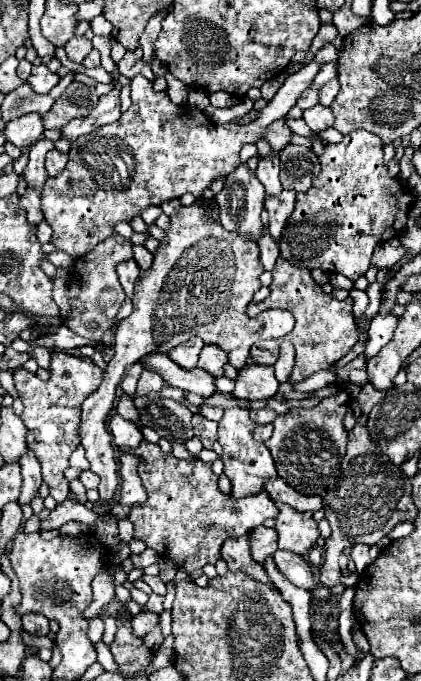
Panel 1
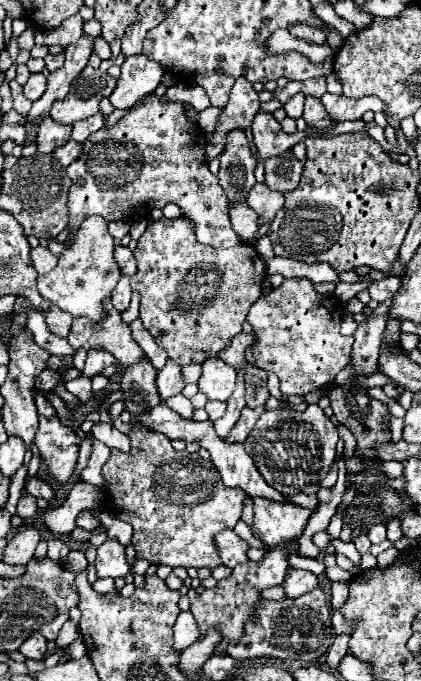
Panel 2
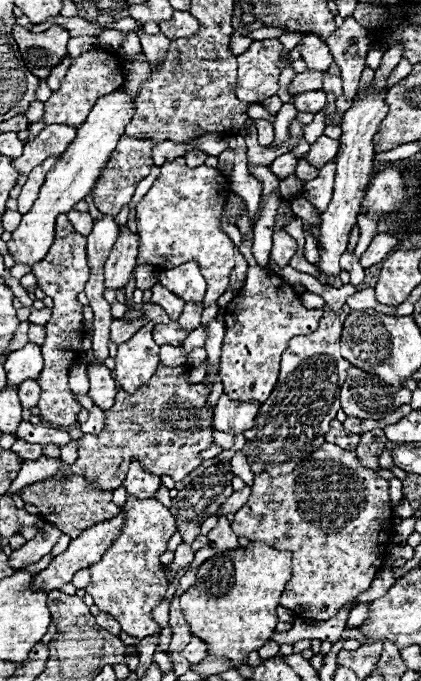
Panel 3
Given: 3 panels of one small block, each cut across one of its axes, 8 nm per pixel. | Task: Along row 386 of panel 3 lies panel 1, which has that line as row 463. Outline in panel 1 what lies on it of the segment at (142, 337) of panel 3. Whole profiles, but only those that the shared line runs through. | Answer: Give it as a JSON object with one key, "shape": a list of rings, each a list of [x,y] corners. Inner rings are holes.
{"shape":[[[122,454],[120,456],[120,476],[122,476],[122,484],[120,484],[120,502],[122,504],[142,504],[146,500],[146,492],[144,486],[140,482],[138,476],[138,464],[140,460],[132,454]]]}

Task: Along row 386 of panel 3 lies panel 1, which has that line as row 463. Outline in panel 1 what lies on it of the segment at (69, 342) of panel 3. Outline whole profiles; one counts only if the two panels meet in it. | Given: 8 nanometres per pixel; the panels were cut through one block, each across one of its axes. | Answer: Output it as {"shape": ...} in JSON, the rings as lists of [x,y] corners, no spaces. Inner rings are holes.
{"shape":[[[52,352],[50,362],[50,380],[42,382],[36,374],[18,368],[14,374],[18,396],[24,404],[24,412],[20,414],[24,426],[28,428],[28,448],[36,452],[42,464],[42,478],[50,488],[50,496],[60,504],[70,488],[64,478],[64,470],[68,468],[68,458],[80,444],[78,424],[80,424],[80,408],[88,394],[92,394],[102,380],[102,370],[92,360],[82,360],[64,352]]]}

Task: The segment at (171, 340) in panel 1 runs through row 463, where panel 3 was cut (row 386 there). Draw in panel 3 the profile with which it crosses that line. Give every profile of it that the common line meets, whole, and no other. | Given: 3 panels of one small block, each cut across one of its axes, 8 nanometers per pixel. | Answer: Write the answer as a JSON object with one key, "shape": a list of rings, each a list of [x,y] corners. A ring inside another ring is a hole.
{"shape":[[[94,360],[94,362],[88,362],[88,364],[86,364],[86,370],[88,370],[88,382],[90,382],[90,392],[88,392],[88,396],[90,396],[90,398],[94,400],[94,404],[100,406],[102,410],[112,408],[118,386],[116,386],[116,380],[112,378],[110,370],[108,370],[104,364],[98,364],[96,360]]]}

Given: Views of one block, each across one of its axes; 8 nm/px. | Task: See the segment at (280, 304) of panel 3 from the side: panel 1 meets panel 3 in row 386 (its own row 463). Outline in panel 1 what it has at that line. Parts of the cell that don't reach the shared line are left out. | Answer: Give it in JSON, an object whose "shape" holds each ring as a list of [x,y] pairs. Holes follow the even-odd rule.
{"shape":[[[226,408],[222,420],[218,422],[218,442],[222,444],[222,462],[224,462],[224,474],[232,480],[232,498],[248,496],[262,492],[264,480],[278,476],[274,460],[270,456],[270,450],[264,446],[264,442],[272,436],[272,424],[262,426],[250,420],[248,410],[244,408]]]}

